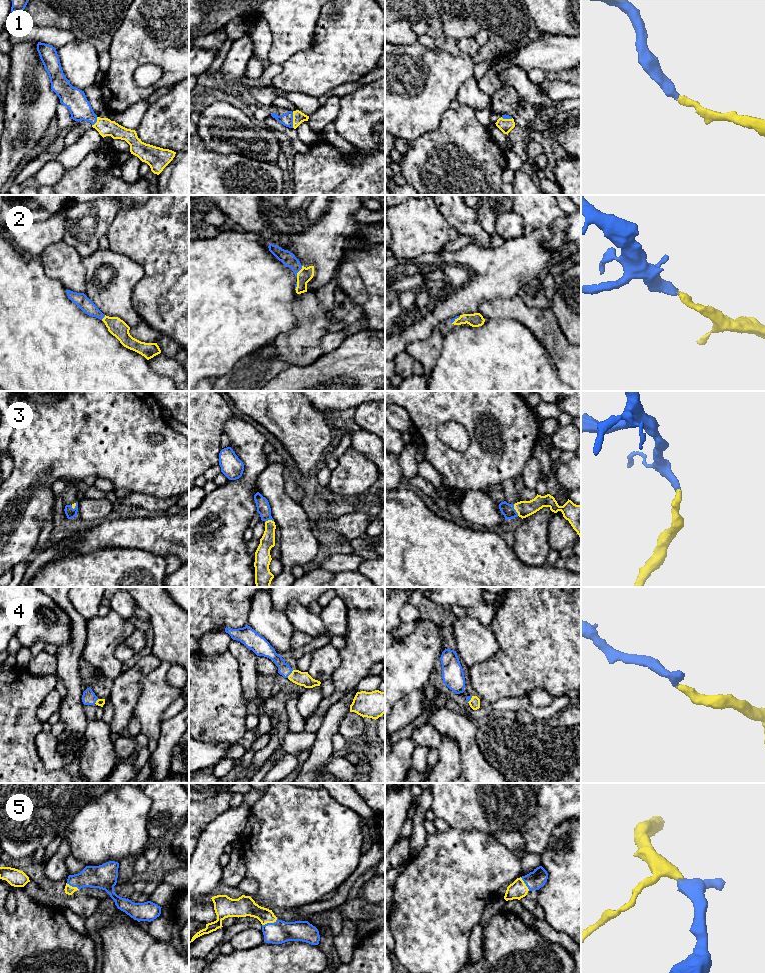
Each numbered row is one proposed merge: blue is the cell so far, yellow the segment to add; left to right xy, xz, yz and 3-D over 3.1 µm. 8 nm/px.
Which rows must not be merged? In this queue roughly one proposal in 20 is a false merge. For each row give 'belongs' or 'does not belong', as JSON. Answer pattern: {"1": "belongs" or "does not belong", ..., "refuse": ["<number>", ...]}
{"1": "belongs", "2": "belongs", "3": "belongs", "4": "belongs", "5": "belongs", "refuse": []}

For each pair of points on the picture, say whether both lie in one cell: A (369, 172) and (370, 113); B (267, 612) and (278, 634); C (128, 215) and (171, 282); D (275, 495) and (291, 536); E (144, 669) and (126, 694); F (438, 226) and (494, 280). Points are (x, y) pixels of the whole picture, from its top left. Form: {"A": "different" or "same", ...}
{"A": "different", "B": "same", "C": "same", "D": "same", "E": "same", "F": "different"}

